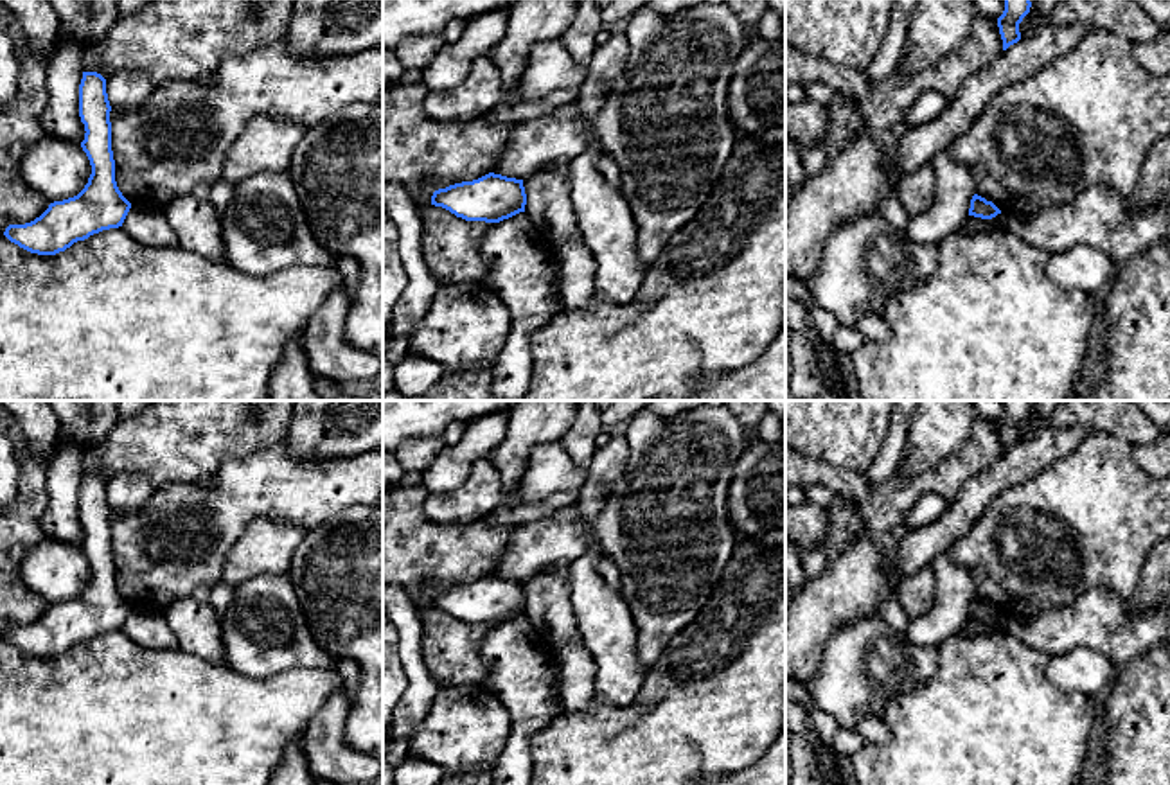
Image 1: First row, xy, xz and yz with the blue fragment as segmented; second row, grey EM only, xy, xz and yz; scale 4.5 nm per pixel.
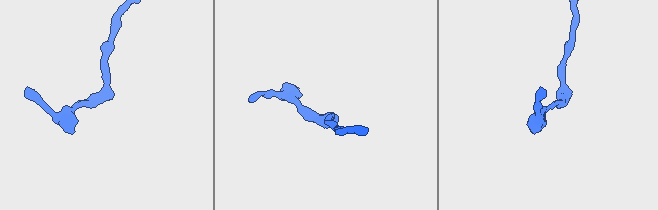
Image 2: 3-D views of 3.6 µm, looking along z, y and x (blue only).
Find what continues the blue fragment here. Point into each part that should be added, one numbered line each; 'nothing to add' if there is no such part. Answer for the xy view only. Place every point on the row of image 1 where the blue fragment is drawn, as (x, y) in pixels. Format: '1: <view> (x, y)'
nothing to add

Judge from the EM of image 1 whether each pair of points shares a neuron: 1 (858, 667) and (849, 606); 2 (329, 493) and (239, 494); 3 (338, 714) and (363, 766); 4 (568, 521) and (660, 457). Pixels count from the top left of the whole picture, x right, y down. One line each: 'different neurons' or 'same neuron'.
1: different neurons
2: same neuron
3: same neuron
4: same neuron

